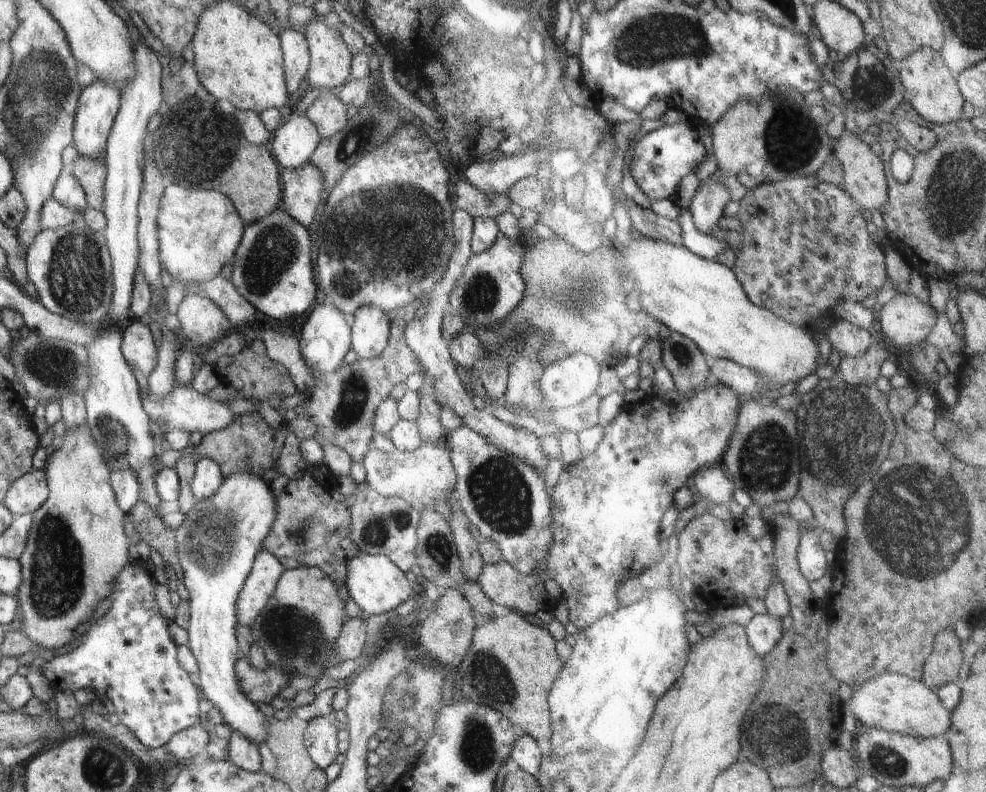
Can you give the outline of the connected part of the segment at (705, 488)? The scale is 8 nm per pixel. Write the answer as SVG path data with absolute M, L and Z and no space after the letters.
M717 464L710 468L702 468L696 472L694 486L698 491L698 499L711 504L728 504L732 500L734 484L728 476L722 474L722 466Z

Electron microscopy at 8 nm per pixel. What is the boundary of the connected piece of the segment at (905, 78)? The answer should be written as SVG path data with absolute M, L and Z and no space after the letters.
M921 48L899 64L900 82L906 90L906 100L924 120L932 124L948 124L963 118L964 98L953 72L948 68L941 51Z

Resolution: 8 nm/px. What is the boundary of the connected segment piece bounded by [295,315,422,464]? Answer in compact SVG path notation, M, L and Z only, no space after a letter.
M392 315L391 331L386 348L382 350L380 356L376 356L372 360L357 358L350 364L343 361L334 372L325 374L320 374L318 370L308 367L311 395L308 400L295 407L295 412L297 415L314 420L316 434L313 439L323 449L326 446L338 446L338 448L346 450L353 461L362 464L375 433L373 420L377 406L390 397L394 386L404 383L408 376L422 372L418 358L406 344L405 324L402 317Z

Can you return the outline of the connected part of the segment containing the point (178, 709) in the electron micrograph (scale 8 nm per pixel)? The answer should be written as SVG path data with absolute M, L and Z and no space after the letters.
M130 562L130 566L118 572L112 582L108 612L88 626L82 635L81 644L41 667L42 674L55 689L67 693L92 690L101 702L110 702L113 706L111 711L118 716L120 724L126 726L148 748L165 747L174 733L204 723L198 710L198 689L178 666L178 645L170 637L169 622L162 616L156 603L152 586L154 575L150 564Z

